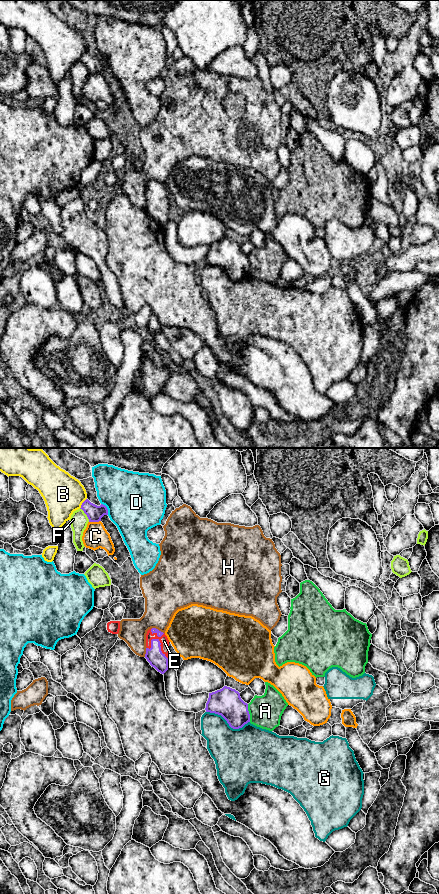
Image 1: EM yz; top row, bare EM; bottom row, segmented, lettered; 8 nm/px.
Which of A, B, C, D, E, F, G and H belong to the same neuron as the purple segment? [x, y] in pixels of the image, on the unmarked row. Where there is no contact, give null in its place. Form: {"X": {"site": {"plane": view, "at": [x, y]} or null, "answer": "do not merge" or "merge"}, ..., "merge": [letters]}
{"A": {"site": {"plane": "yz", "at": [248, 265]}, "answer": "do not merge"}, "B": {"site": {"plane": "yz", "at": [82, 55]}, "answer": "do not merge"}, "C": {"site": {"plane": "yz", "at": [94, 73]}, "answer": "do not merge"}, "D": {"site": {"plane": "yz", "at": [106, 60]}, "answer": "do not merge"}, "E": {"site": {"plane": "yz", "at": [159, 194]}, "answer": "merge"}, "F": {"site": {"plane": "yz", "at": [86, 66]}, "answer": "do not merge"}, "G": {"site": {"plane": "yz", "at": [227, 274]}, "answer": "do not merge"}, "H": {"site": {"plane": "yz", "at": [158, 182]}, "answer": "do not merge"}, "merge": ["E"]}

